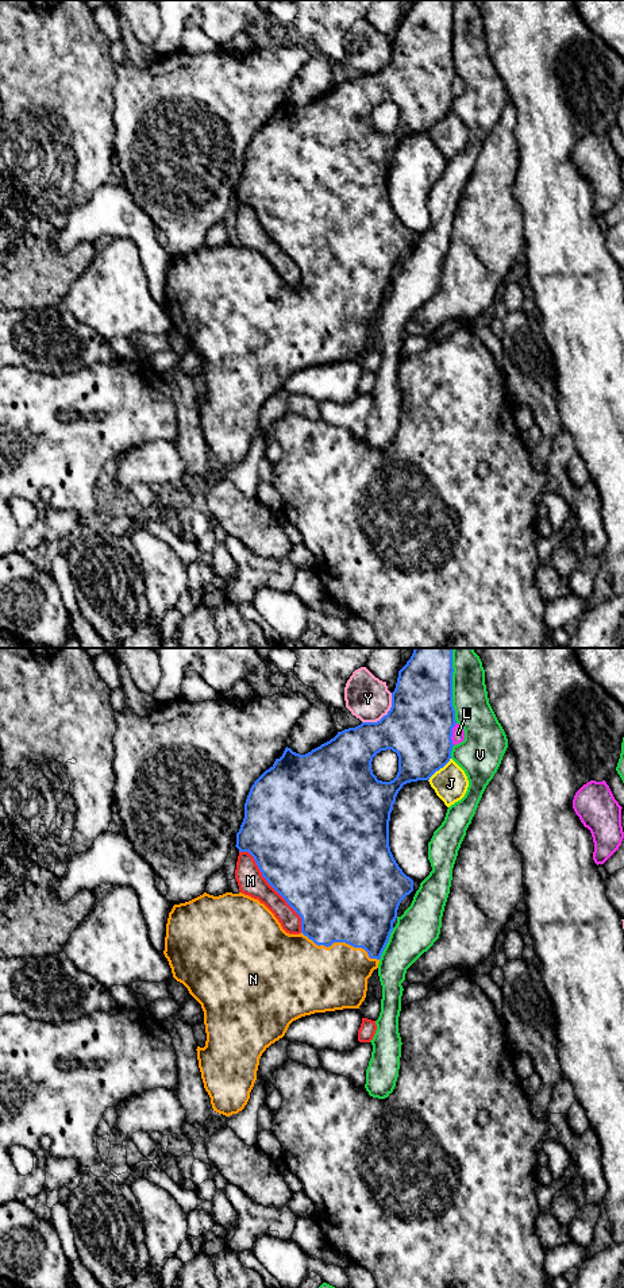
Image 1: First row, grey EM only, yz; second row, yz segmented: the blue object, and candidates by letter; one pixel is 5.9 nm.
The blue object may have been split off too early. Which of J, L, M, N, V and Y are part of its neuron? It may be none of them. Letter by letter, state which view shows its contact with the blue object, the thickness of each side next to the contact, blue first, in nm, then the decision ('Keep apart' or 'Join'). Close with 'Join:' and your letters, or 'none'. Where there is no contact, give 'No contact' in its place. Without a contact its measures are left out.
J: Touches blue in yz. Thickness 380 nm (blue) against 200 nm. Keep apart
L: Touches blue in yz. Thickness 400 nm (blue) against 80 nm. Keep apart
M: Touches blue in yz. Thickness 500 nm (blue) against 160 nm. Keep apart
N: Touches blue in yz. Thickness 500 nm (blue) against 380 nm. Join
V: Touches blue in yz. Thickness 380 nm (blue) against 220 nm. Keep apart
Y: Touches blue in yz. Thickness 400 nm (blue) against 260 nm. Keep apart
Join: N

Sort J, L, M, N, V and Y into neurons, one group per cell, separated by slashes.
J / L / M / N / V / Y

